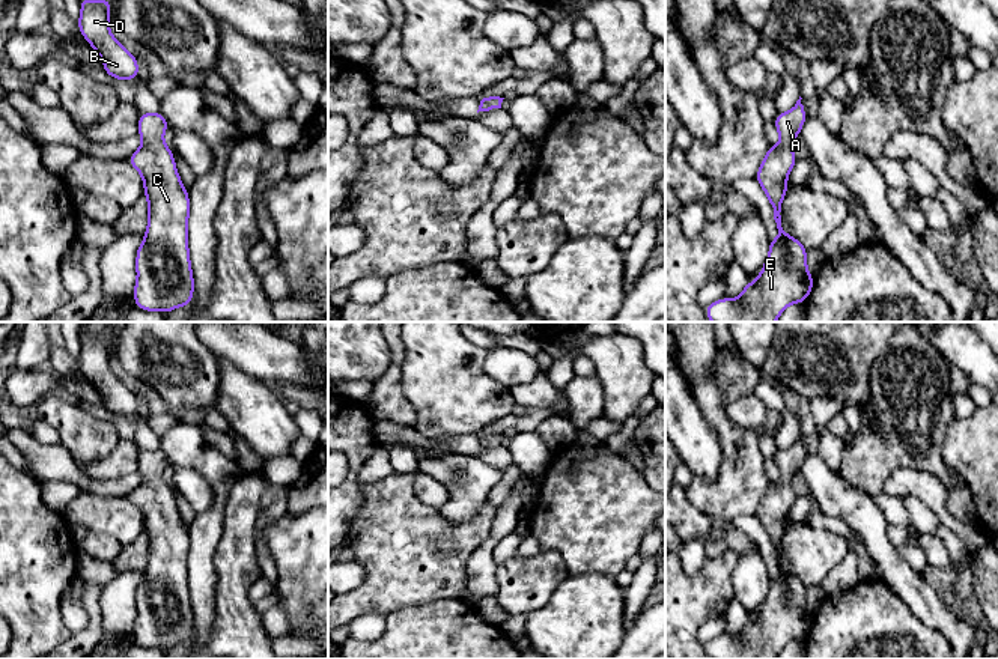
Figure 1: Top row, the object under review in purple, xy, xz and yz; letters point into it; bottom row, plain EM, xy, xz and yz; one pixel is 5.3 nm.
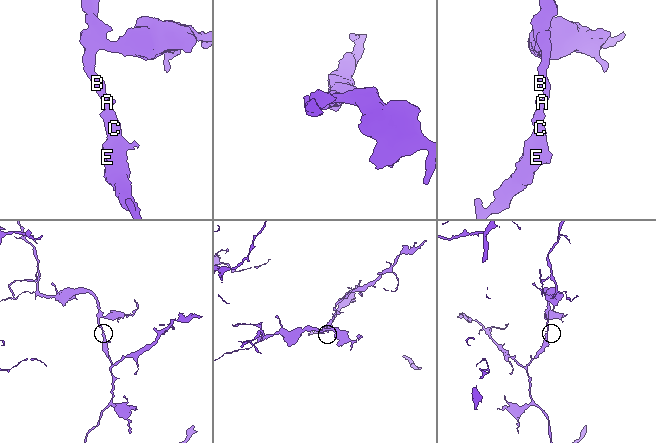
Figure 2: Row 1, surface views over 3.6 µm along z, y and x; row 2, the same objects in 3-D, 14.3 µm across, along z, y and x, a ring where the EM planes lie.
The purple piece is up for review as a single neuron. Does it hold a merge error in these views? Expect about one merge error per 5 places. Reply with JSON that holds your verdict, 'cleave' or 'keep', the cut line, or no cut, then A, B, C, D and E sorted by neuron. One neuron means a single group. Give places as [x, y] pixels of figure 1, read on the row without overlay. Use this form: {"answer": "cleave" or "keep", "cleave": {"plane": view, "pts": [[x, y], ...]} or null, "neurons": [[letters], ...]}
{"answer": "keep", "cleave": null, "neurons": [["A", "B", "C", "D", "E"]]}

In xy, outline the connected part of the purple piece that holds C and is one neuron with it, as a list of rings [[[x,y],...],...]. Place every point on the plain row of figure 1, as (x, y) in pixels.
[[[161,450],[138,451],[138,472],[143,481],[126,498],[141,512],[145,521],[143,533],[149,539],[148,567],[137,585],[134,623],[135,642],[146,648],[172,648],[181,642],[191,642],[194,615],[188,588],[188,552],[190,534],[178,512],[170,483],[163,480],[169,465]]]

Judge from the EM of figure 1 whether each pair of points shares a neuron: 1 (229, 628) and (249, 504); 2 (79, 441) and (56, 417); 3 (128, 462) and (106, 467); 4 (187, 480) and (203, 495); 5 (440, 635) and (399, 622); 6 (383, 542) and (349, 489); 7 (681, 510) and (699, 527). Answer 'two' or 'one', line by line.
1: one
2: one
3: one
4: one
5: one
6: two
7: one

